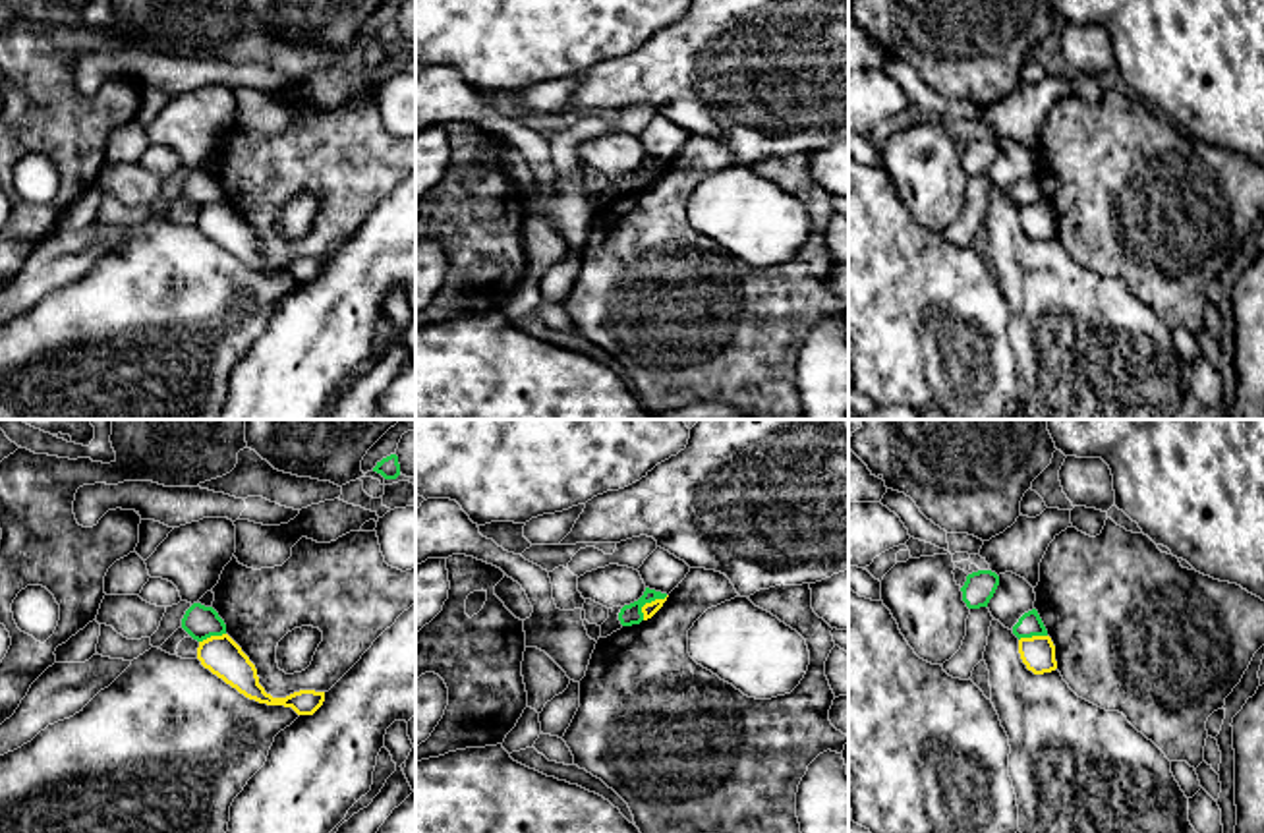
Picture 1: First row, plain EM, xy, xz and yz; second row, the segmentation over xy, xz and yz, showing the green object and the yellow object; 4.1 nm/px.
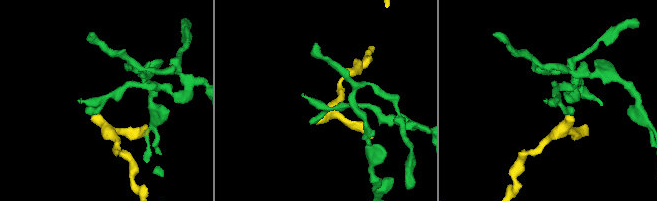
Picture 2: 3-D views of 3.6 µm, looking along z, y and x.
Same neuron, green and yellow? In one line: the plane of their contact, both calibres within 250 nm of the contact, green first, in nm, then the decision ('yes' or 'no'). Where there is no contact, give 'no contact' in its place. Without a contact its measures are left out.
xz | 90/60 nm | no

